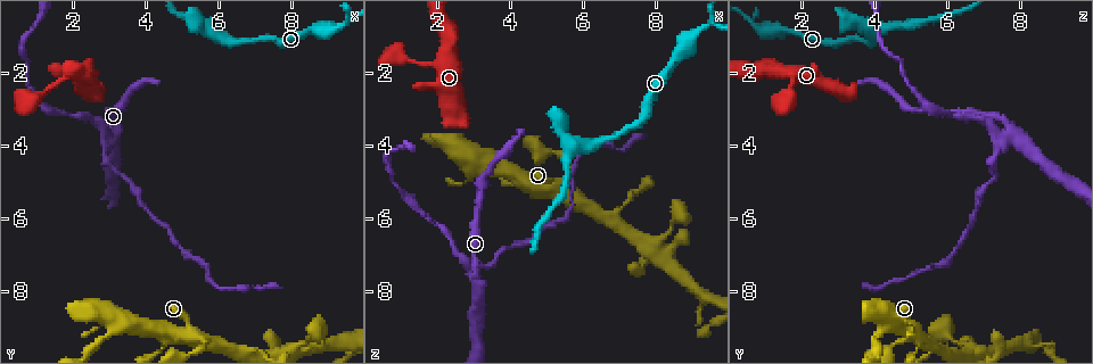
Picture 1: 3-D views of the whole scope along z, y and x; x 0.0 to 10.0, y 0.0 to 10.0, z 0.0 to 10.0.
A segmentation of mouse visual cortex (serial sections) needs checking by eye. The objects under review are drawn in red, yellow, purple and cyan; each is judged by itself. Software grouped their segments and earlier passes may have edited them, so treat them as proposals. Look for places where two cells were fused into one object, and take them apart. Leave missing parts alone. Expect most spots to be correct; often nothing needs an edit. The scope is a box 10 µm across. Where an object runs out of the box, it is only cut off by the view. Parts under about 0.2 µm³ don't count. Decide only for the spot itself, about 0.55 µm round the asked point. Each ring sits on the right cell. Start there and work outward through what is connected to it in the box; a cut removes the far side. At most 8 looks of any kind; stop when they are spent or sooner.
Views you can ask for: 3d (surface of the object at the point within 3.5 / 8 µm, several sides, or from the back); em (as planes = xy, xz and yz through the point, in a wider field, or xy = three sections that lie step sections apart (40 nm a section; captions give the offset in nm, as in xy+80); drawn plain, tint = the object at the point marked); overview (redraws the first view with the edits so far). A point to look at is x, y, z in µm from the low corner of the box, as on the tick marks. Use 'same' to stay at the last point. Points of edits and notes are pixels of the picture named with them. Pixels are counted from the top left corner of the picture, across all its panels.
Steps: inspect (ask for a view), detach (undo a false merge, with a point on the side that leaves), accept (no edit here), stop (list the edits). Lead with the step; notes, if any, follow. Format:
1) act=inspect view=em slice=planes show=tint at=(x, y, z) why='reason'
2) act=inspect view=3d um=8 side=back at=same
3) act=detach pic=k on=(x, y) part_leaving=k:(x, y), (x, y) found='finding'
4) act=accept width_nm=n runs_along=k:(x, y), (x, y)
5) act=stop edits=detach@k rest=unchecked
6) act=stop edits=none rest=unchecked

act=inspect view=3d um=8 at=(5.55, 0.70, 4.30)

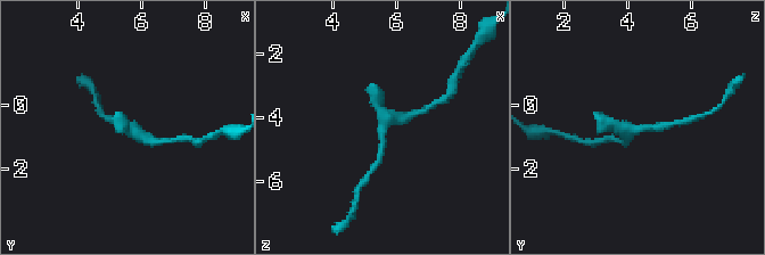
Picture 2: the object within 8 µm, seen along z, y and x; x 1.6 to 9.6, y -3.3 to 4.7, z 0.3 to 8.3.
act=inspect view=3d um=3.5 side=back at=same

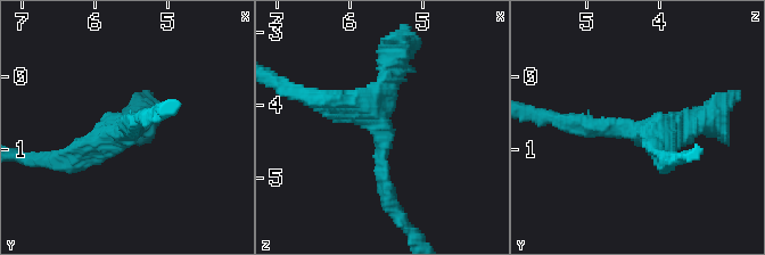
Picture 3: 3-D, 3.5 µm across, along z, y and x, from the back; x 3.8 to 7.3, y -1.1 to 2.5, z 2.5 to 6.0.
act=inspect view=em slice=xy step=2 show=tint at=(5.55, 0.75, 4.35)

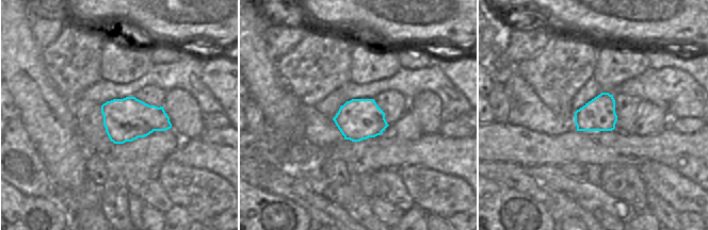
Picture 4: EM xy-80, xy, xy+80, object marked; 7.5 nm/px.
act=accept runs_along=3:(330, 100), (376, 115), (393, 206) found='one cell here'

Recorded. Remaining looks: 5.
act=inspect view=3d um=3.5 side=back at=(3.05, 3.65, 7.75) why='narrows sharply'

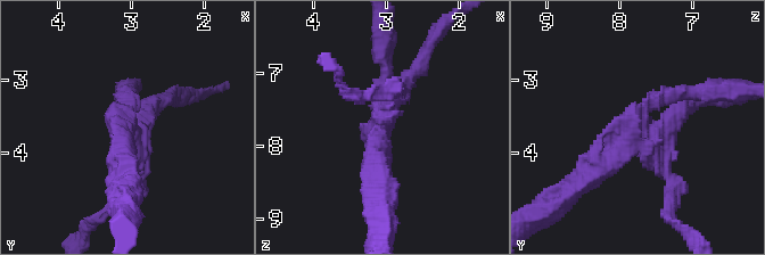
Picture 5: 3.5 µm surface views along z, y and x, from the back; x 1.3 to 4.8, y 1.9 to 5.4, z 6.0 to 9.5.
act=inspect view=em slice=xy step=1 show=tint at=(3.05, 3.70, 7.75) arms=3 arm_widths_nm=150,200,300

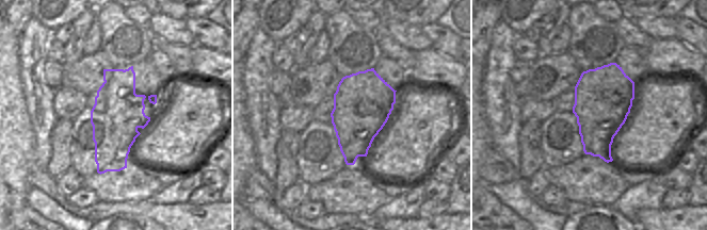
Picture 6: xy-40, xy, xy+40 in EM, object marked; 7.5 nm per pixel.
act=inspect view=em slice=xy step=2 show=tint at=same

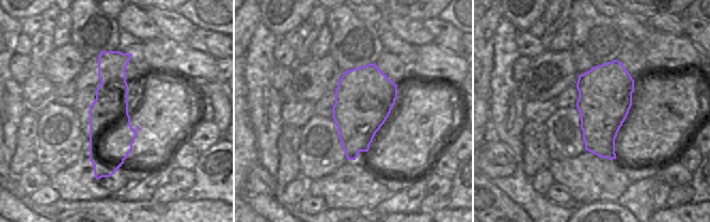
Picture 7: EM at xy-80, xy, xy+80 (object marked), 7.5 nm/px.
act=detach pic=5 on=(383, 129) found='a second cell is stuck on'

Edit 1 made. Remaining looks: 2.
act=inspect view=3d um=3.5 at=(9.30, 0.75, 0.80) why='three arms meet'

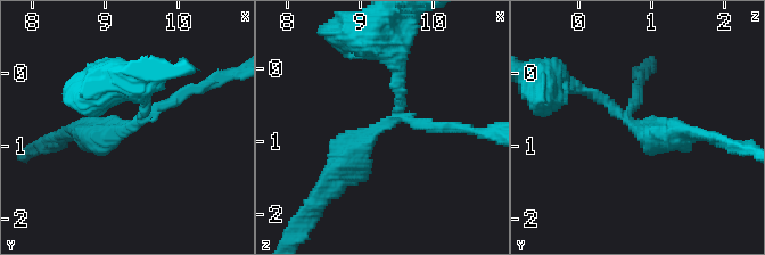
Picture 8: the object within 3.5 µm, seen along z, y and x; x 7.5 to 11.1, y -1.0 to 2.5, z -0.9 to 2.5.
act=inspect view=em slice=xy step=5 show=tint at=(9.25, 0.80, 0.80) arms=3 arm_widths_nm=150,150,300

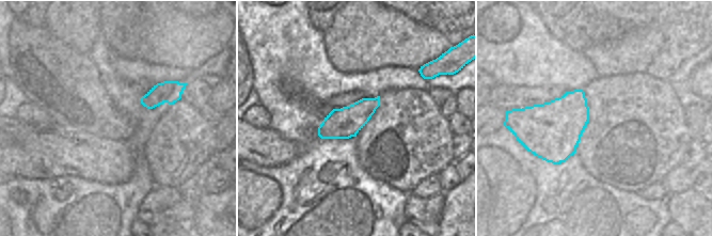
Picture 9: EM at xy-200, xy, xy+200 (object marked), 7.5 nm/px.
act=detach pic=8 on=(182, 92) width_nm=240 found='a second cell is stuck on'

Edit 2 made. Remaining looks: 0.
act=stop edits=detach@5,detach@8 rest=unchecked

